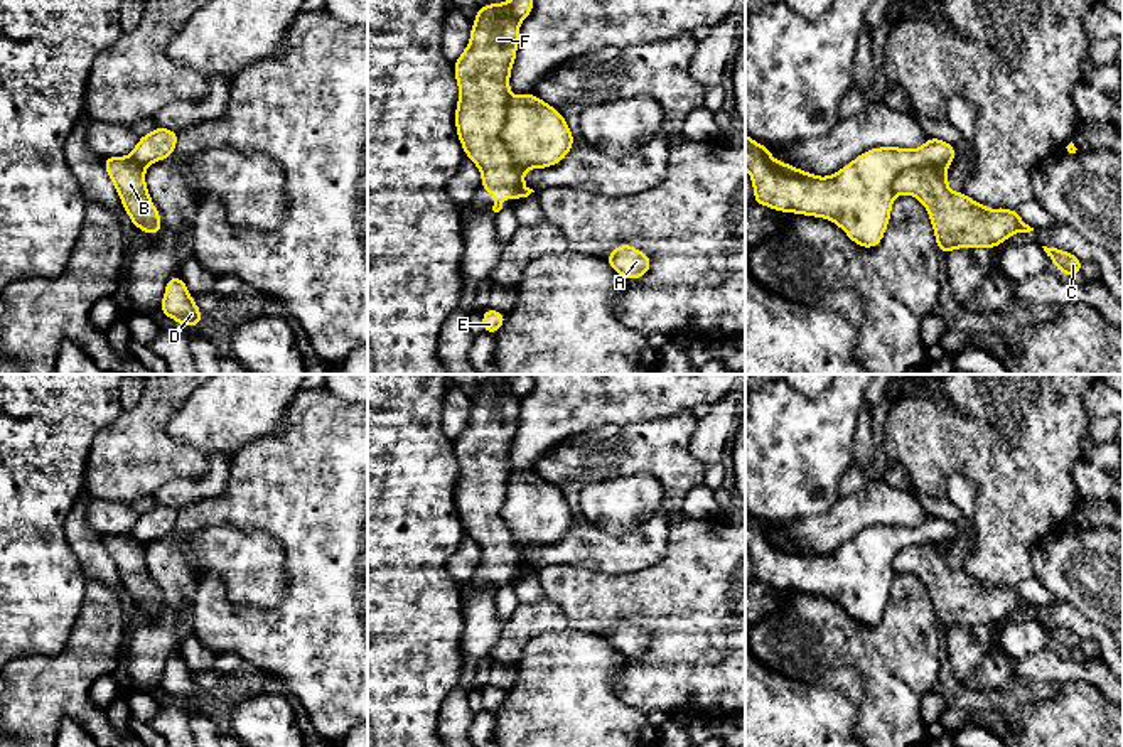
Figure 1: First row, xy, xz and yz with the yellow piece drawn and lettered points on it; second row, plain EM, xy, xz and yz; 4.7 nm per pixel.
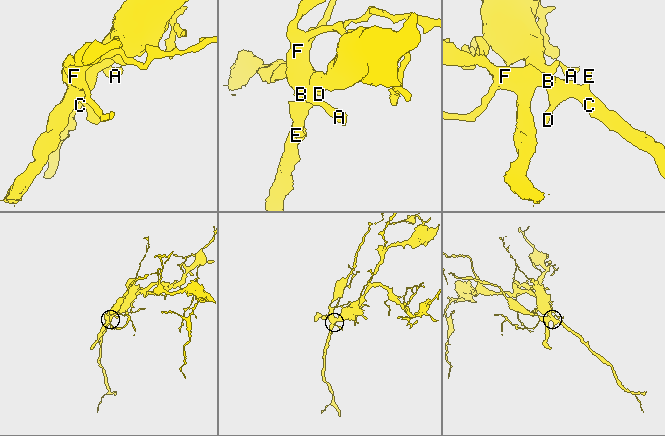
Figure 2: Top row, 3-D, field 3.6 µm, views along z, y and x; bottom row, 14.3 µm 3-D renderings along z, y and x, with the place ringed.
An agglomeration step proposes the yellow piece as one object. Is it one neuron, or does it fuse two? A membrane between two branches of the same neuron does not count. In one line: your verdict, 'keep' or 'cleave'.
cleave

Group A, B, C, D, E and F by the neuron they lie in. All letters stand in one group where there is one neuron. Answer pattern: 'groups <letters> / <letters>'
groups A / B C D E F

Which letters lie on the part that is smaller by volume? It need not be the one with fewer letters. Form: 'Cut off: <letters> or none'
Cut off: B, C, D, E, F

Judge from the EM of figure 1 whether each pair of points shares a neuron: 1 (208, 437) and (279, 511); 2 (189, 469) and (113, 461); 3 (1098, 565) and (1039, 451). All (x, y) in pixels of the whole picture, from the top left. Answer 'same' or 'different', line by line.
1: different
2: same
3: different

